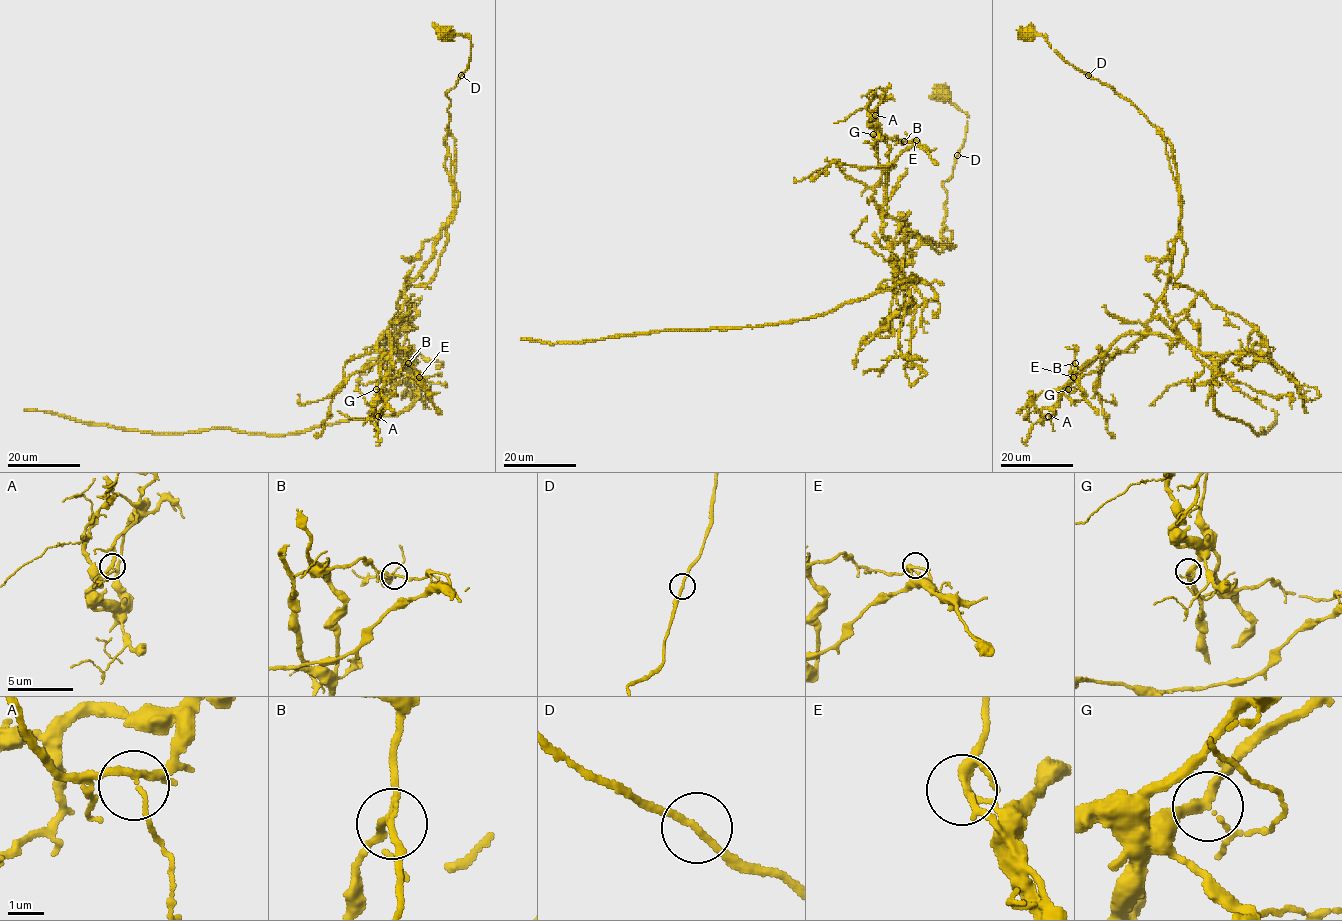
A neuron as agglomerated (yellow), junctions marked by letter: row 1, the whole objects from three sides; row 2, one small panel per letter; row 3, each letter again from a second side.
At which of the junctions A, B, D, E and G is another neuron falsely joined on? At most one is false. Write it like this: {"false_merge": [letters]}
{"false_merge": ["B"]}

